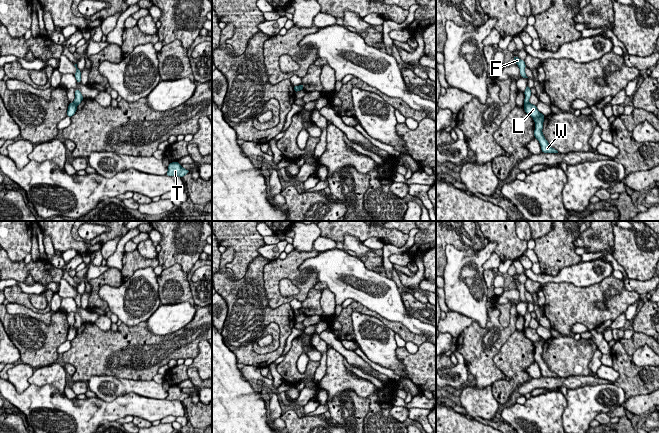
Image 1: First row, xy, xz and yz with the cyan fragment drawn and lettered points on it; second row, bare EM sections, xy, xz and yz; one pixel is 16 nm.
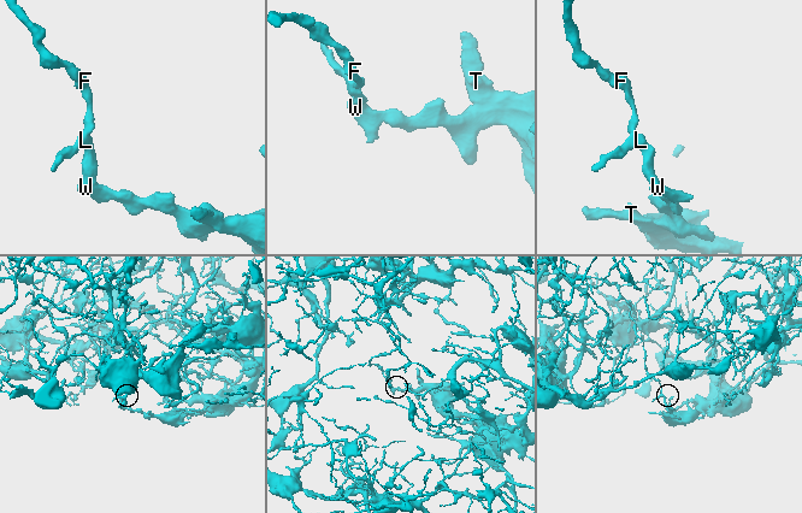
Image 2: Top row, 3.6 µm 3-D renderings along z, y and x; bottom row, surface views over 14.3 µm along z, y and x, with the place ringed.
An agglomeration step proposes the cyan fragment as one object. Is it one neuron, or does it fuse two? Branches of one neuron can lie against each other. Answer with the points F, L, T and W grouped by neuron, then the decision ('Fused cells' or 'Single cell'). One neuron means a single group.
Groups: F / L T W. Fused cells

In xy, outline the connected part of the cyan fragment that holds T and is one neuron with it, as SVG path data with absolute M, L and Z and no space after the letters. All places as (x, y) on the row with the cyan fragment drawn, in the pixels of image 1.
M171 162L168 166L167 176L179 176L183 178L189 171L184 169L179 162Z

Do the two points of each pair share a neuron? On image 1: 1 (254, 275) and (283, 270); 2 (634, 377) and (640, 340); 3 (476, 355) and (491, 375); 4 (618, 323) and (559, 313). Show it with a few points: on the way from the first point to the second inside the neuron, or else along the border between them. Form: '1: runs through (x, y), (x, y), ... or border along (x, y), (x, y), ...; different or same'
1: border along (270, 261), (263, 269), (263, 288), (267, 297); different
2: runs through (627, 368), (627, 352), (631, 348); same
3: runs through (480, 360), (481, 365), (486, 370); same
4: border along (624, 312), (613, 321); different

